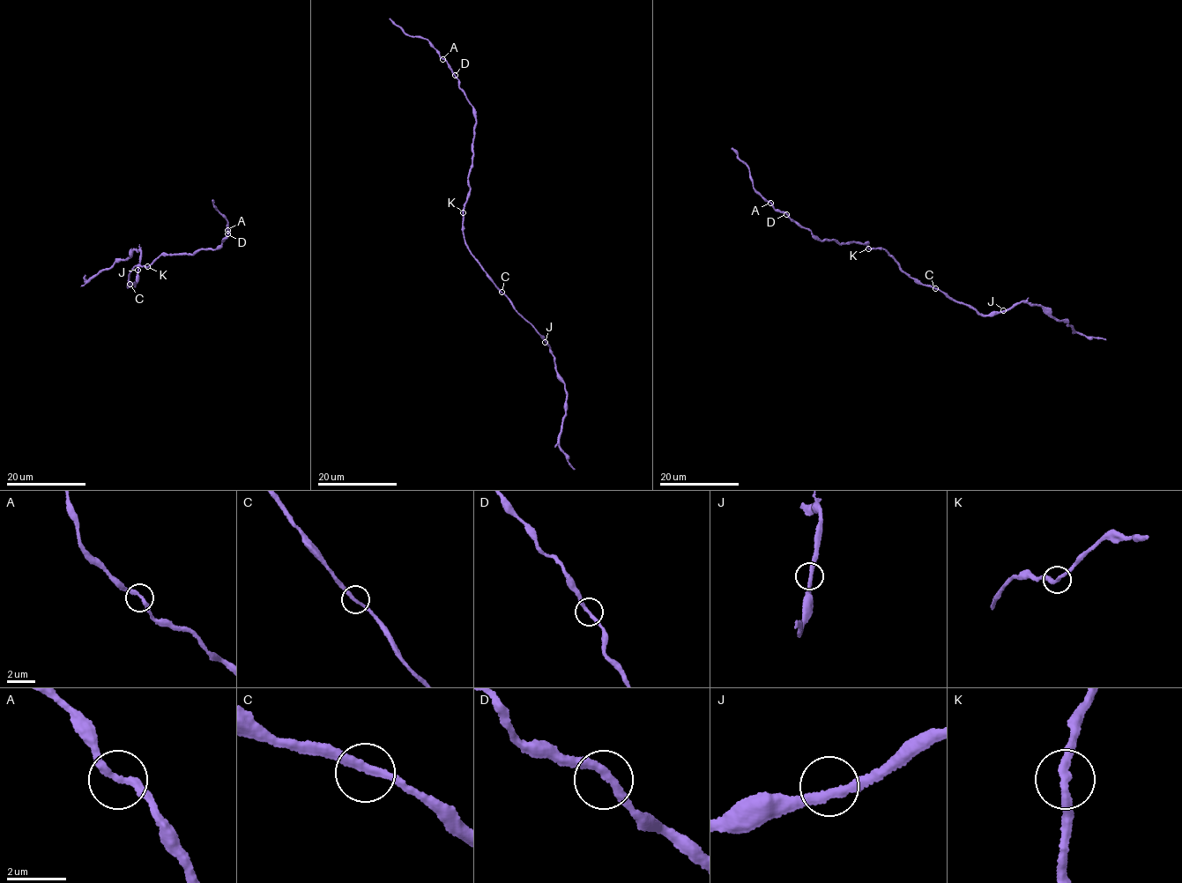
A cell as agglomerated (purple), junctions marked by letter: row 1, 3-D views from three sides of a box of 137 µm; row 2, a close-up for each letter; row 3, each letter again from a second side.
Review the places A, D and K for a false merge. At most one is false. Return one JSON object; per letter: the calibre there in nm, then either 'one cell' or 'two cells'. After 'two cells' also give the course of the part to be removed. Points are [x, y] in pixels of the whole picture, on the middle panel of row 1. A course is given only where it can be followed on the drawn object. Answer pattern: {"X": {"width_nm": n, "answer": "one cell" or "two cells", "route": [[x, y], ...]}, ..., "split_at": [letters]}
{"A": {"width_nm": 280, "answer": "one cell"}, "D": {"width_nm": 280, "answer": "one cell"}, "K": {"width_nm": 280, "answer": "one cell"}, "split_at": []}

